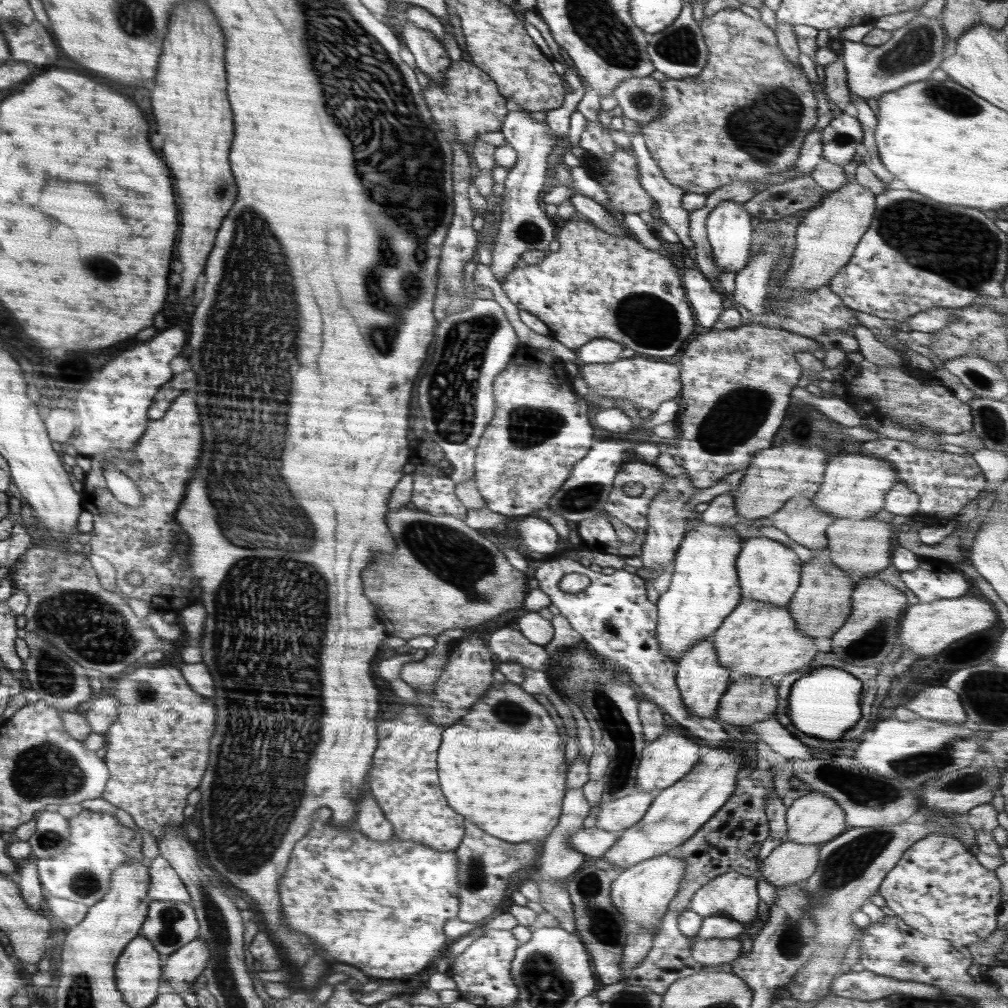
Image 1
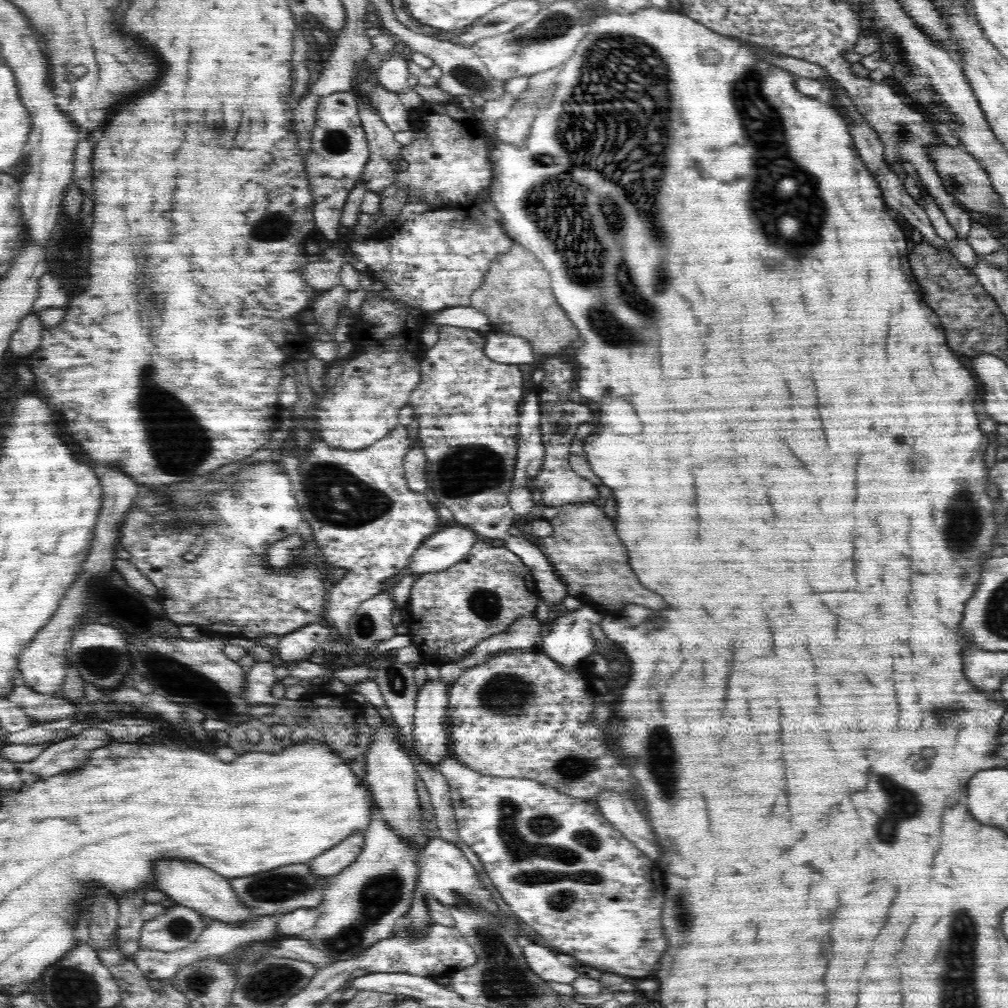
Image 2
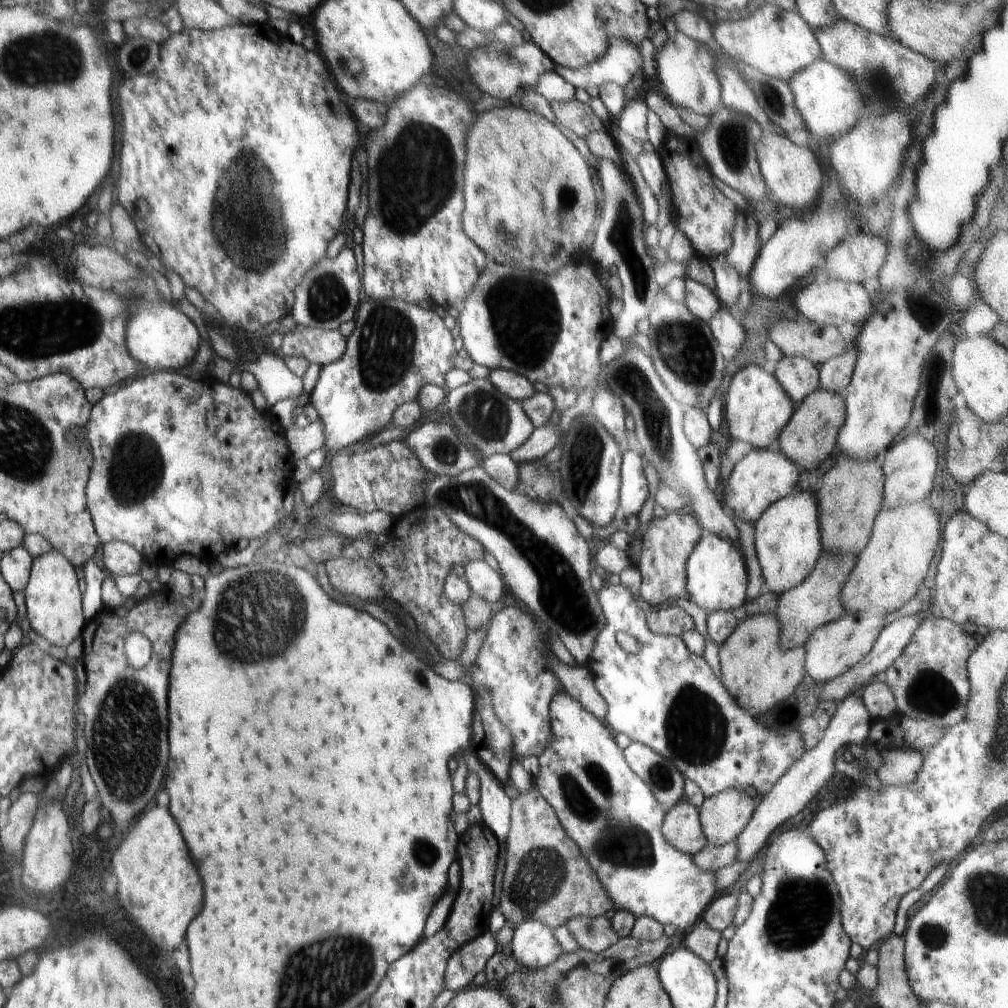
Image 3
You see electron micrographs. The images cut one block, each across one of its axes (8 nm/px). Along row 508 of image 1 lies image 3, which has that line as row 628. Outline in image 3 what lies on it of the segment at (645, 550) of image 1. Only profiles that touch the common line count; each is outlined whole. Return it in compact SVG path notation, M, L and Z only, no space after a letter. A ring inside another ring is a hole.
M672 606L659 612L647 612L648 628L657 635L676 635L694 629L694 620L684 609Z

